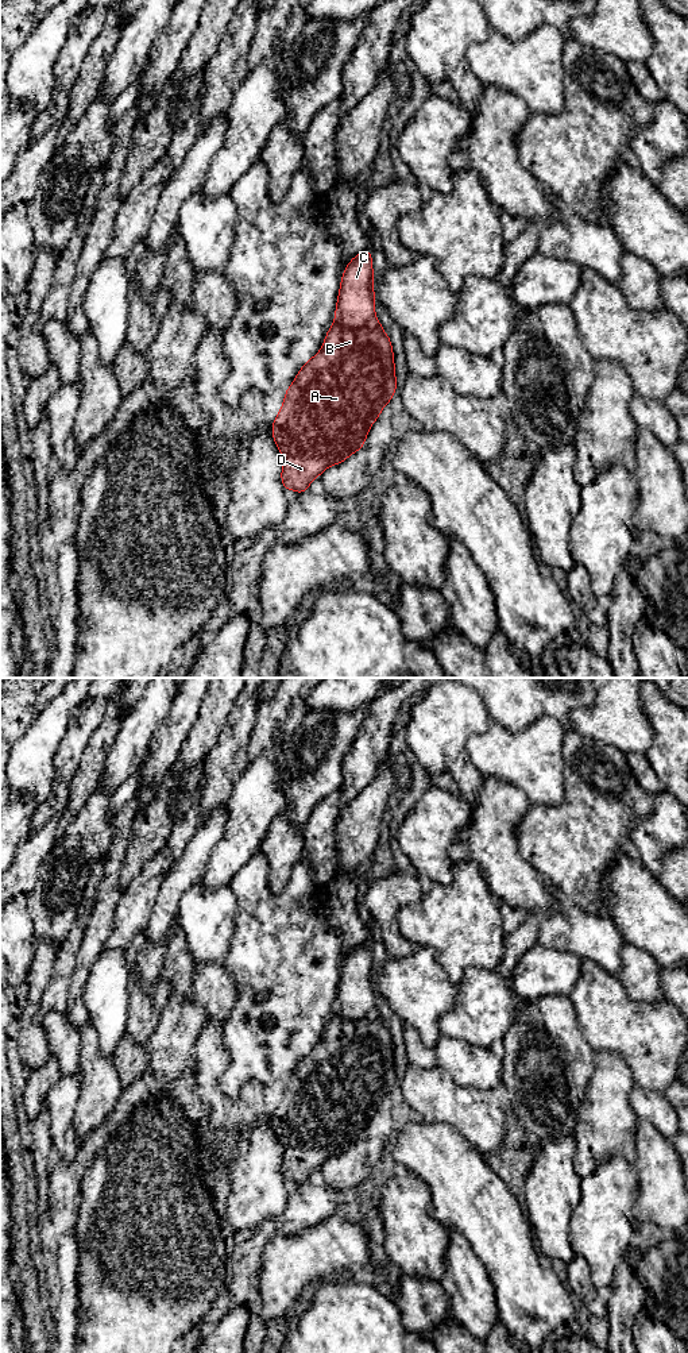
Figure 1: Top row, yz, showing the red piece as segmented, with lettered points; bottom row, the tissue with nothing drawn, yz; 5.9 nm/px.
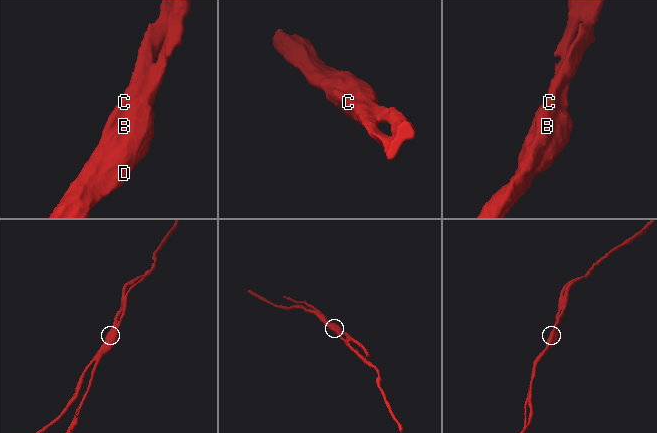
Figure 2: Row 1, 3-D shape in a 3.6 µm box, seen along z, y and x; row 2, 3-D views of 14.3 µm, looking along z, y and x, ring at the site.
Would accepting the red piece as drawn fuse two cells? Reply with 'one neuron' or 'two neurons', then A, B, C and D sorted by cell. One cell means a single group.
two neurons; A B D / C

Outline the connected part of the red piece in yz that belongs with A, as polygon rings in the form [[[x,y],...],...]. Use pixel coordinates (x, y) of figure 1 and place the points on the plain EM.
[[[372,1009],[357,1021],[333,1013],[322,1040],[298,1063],[273,1113],[273,1129],[283,1146],[285,1182],[306,1183],[325,1160],[359,1142],[395,1082],[393,1037],[379,1011]]]

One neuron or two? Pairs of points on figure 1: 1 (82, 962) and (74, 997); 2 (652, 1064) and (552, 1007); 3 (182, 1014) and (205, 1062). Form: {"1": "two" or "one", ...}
{"1": "one", "2": "two", "3": "two"}

